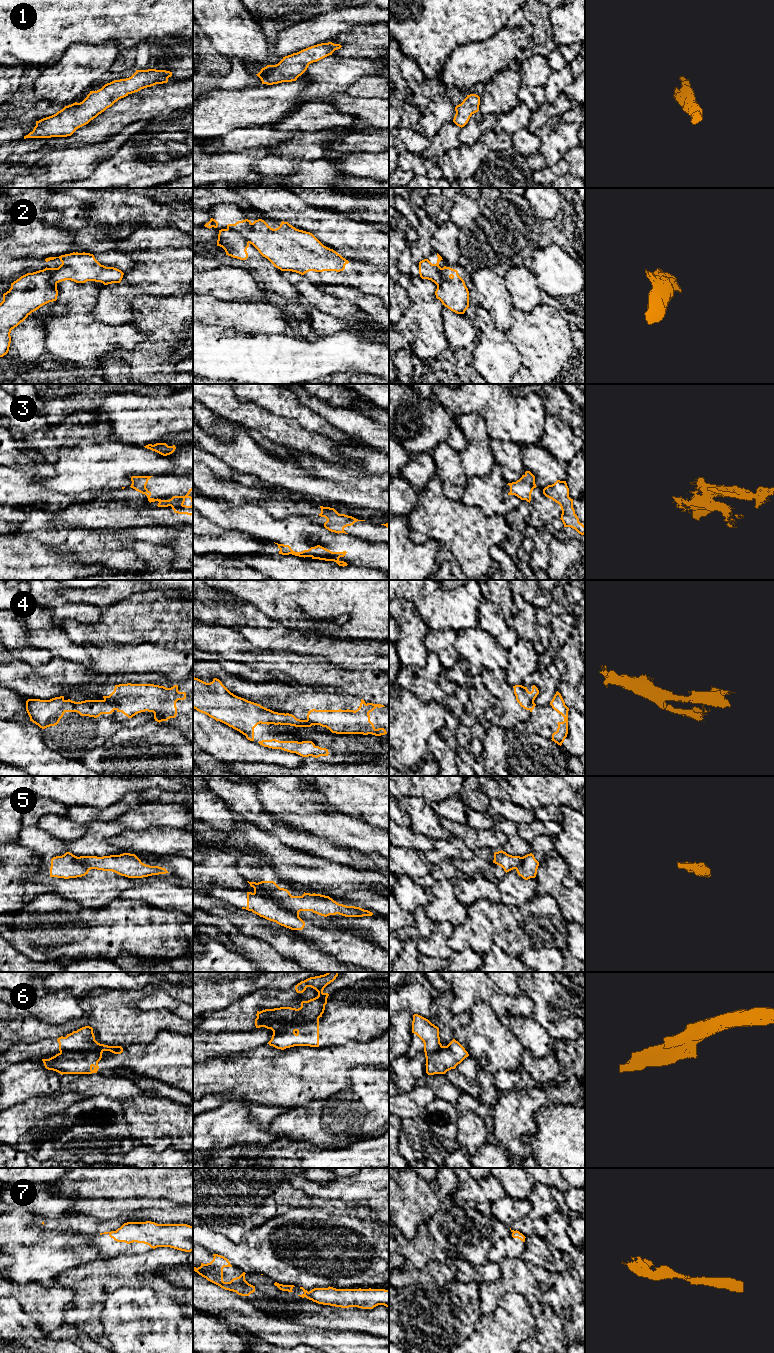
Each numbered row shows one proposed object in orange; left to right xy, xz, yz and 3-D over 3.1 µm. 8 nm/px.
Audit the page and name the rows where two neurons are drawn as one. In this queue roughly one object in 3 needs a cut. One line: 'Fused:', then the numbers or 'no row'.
Fused: 2, 3, 4, 5, 6, 7

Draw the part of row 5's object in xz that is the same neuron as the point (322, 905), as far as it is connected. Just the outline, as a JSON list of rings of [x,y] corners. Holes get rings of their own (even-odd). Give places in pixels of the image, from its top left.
[[[274,881],[249,882],[254,893],[270,899],[283,908],[299,916],[300,911],[312,911],[318,915],[342,915],[345,917],[372,916],[373,913],[360,907],[339,904],[329,896],[305,893],[302,896],[292,896],[287,889],[280,888]]]

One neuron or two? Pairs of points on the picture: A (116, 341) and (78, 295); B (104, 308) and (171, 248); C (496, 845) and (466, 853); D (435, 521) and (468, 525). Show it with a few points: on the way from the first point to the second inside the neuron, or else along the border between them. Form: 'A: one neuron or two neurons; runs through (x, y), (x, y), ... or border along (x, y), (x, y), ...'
A: one neuron; runs through (103, 336), (81, 314), (81, 308)
B: one neuron; runs through (121, 294), (154, 265)
C: two neurons; border along (454, 836), (461, 839), (473, 851)
D: one neuron; runs through (443, 521), (453, 525), (460, 525)

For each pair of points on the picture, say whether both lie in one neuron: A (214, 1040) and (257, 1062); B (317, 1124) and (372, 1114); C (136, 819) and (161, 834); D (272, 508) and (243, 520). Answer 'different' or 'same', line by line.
A: different
B: same
C: different
D: different

